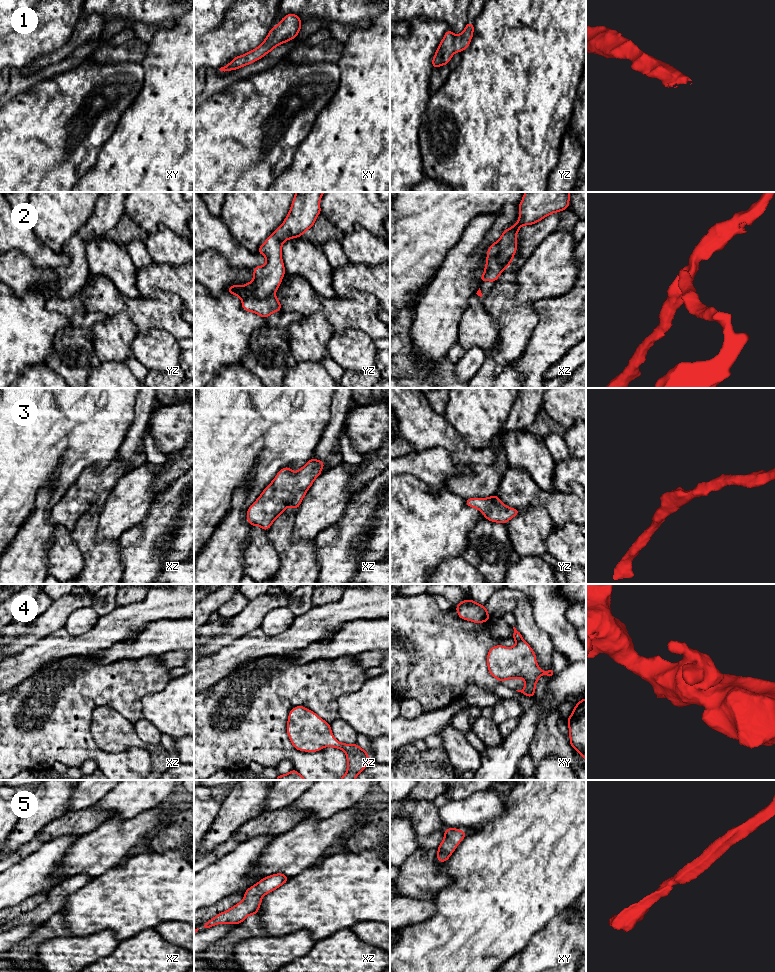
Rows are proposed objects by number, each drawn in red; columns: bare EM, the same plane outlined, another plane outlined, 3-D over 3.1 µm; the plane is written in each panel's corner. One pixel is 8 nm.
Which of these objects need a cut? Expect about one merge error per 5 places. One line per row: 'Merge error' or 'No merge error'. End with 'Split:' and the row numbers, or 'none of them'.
1: No merge error
2: Merge error
3: No merge error
4: No merge error
5: No merge error
Split: 2

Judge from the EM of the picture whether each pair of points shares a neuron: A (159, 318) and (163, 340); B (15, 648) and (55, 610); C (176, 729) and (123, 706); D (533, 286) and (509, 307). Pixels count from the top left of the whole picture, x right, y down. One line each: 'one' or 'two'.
A: two
B: one
C: two
D: two

